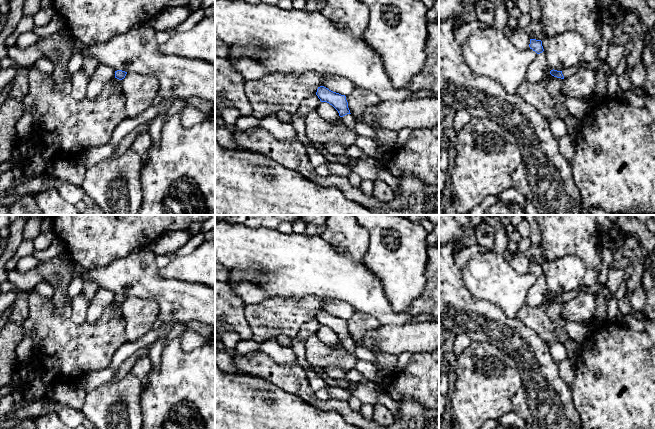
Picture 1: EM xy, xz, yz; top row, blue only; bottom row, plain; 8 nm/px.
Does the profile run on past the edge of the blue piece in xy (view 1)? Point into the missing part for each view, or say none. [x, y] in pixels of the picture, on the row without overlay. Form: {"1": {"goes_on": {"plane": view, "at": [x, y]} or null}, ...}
{"1": {"goes_on": null}}

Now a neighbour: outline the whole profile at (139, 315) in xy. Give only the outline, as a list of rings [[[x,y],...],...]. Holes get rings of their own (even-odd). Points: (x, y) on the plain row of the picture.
[[[128,296],[122,303],[122,318],[128,342],[136,342],[153,328],[159,318],[158,303],[136,296]]]

